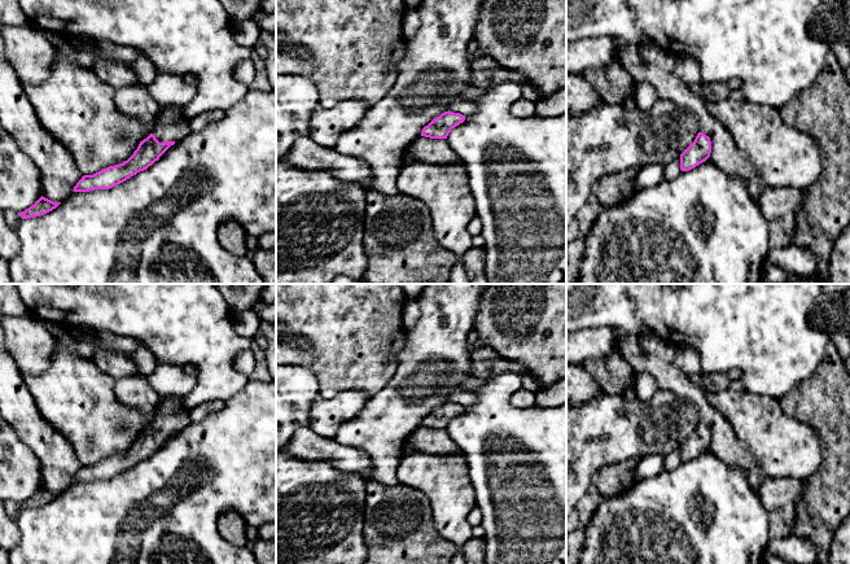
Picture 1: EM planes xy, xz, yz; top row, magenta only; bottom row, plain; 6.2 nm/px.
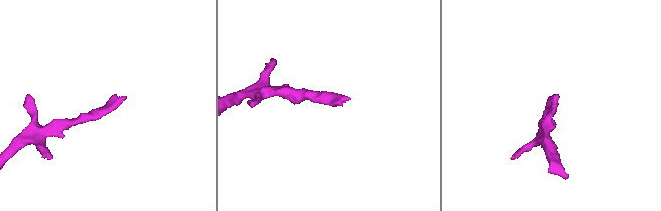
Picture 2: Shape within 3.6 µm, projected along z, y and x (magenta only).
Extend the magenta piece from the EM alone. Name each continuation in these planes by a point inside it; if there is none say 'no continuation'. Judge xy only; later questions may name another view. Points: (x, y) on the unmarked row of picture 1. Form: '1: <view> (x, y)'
1: xy (167, 423)

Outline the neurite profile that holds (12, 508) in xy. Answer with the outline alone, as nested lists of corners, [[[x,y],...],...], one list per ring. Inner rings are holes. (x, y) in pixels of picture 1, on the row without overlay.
[[[5,500],[4,508],[5,508],[5,513],[13,520],[17,520],[22,512],[22,508],[19,507],[19,504],[13,500]]]

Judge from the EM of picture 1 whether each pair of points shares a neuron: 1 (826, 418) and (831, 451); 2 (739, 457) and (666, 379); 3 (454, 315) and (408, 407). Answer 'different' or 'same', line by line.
1: same
2: same
3: same

